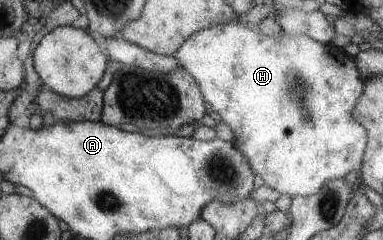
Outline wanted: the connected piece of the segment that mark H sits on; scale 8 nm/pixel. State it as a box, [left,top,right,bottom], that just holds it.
[172,20,367,197]

